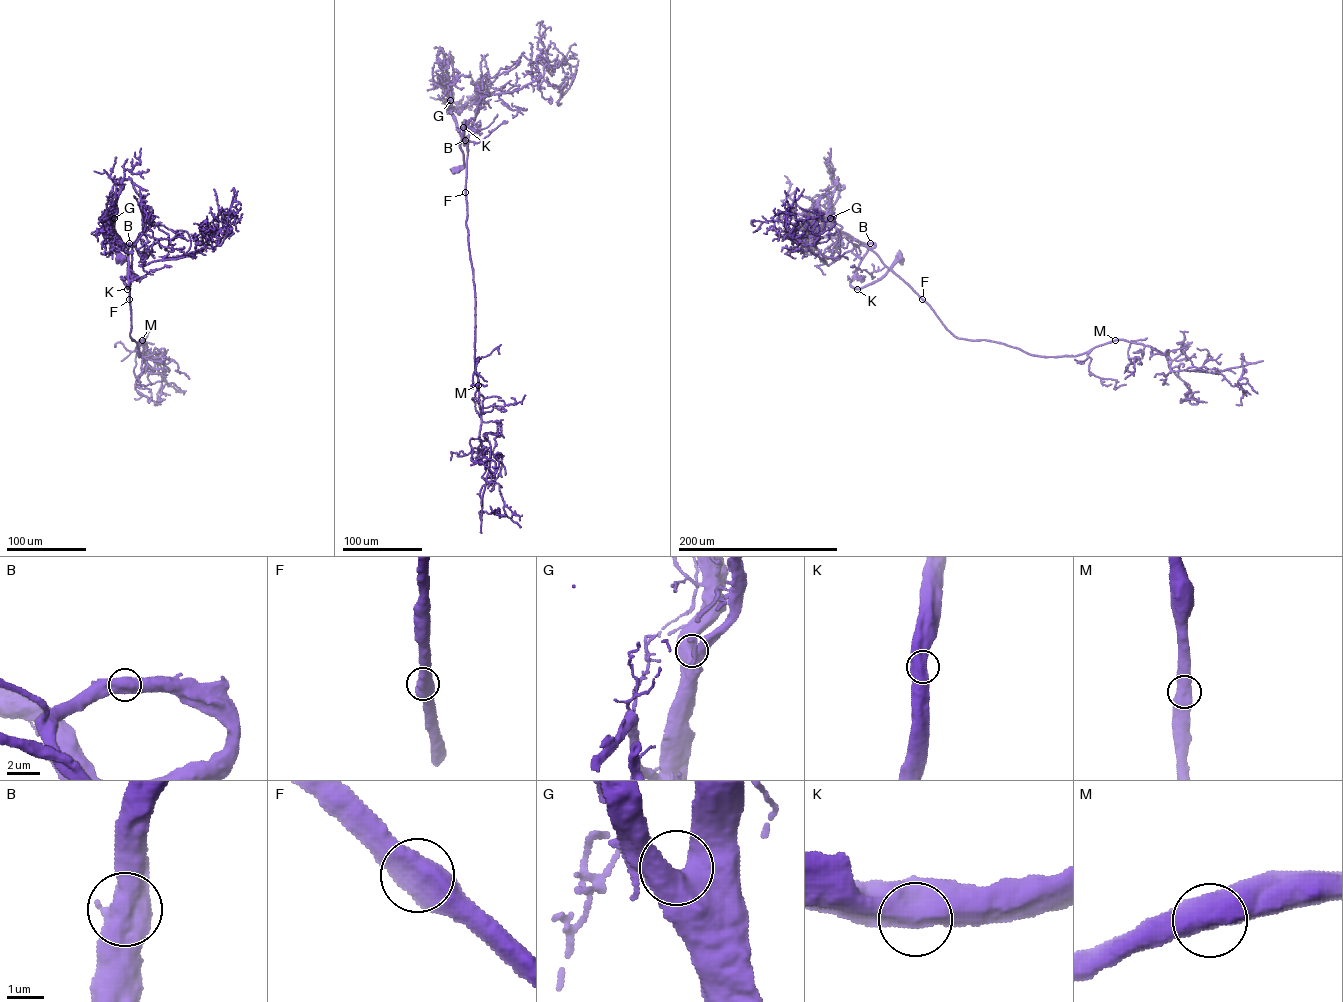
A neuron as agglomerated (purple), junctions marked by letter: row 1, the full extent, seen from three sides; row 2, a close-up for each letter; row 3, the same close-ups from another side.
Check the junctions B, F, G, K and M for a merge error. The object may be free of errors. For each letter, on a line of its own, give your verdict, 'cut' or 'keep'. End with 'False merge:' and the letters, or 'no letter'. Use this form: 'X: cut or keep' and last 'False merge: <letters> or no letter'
B: keep
F: keep
G: keep
K: keep
M: keep
False merge: no letter

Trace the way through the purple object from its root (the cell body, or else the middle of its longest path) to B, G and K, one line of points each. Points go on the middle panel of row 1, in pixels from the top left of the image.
B: (456, 169), (464, 166), (460, 147), (464, 120), (465, 140)
G: (456, 169), (464, 166), (460, 147), (464, 120), (463, 137), (452, 114), (450, 100)
K: (456, 169), (464, 166), (460, 147), (463, 127)

